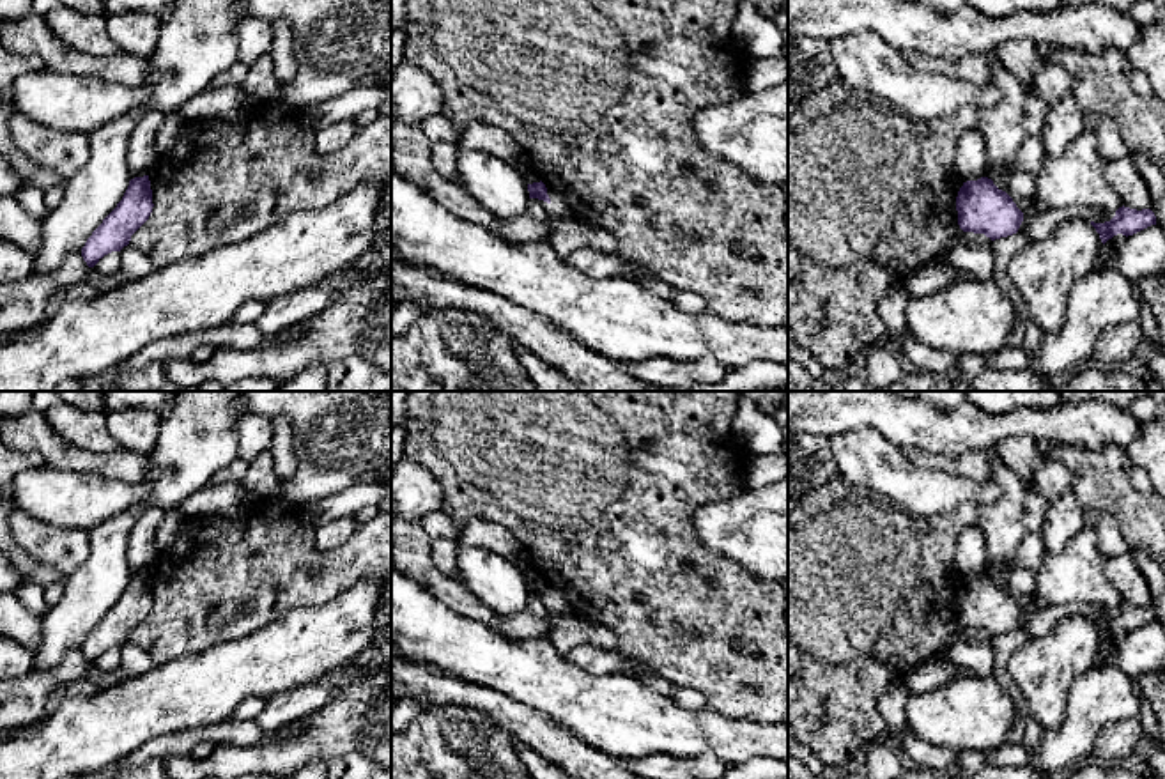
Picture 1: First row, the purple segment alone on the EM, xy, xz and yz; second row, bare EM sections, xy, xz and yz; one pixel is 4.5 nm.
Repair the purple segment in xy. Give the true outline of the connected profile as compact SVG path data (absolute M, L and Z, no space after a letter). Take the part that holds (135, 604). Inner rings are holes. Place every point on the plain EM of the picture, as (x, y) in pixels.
M149 572L131 575L122 597L81 644L87 662L94 664L104 652L127 643L131 632L149 616L152 604Z

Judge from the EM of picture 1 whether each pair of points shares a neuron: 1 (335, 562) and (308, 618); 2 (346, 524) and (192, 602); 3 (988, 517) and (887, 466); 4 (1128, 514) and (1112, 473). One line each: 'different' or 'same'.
1: different
2: different
3: different
4: same

